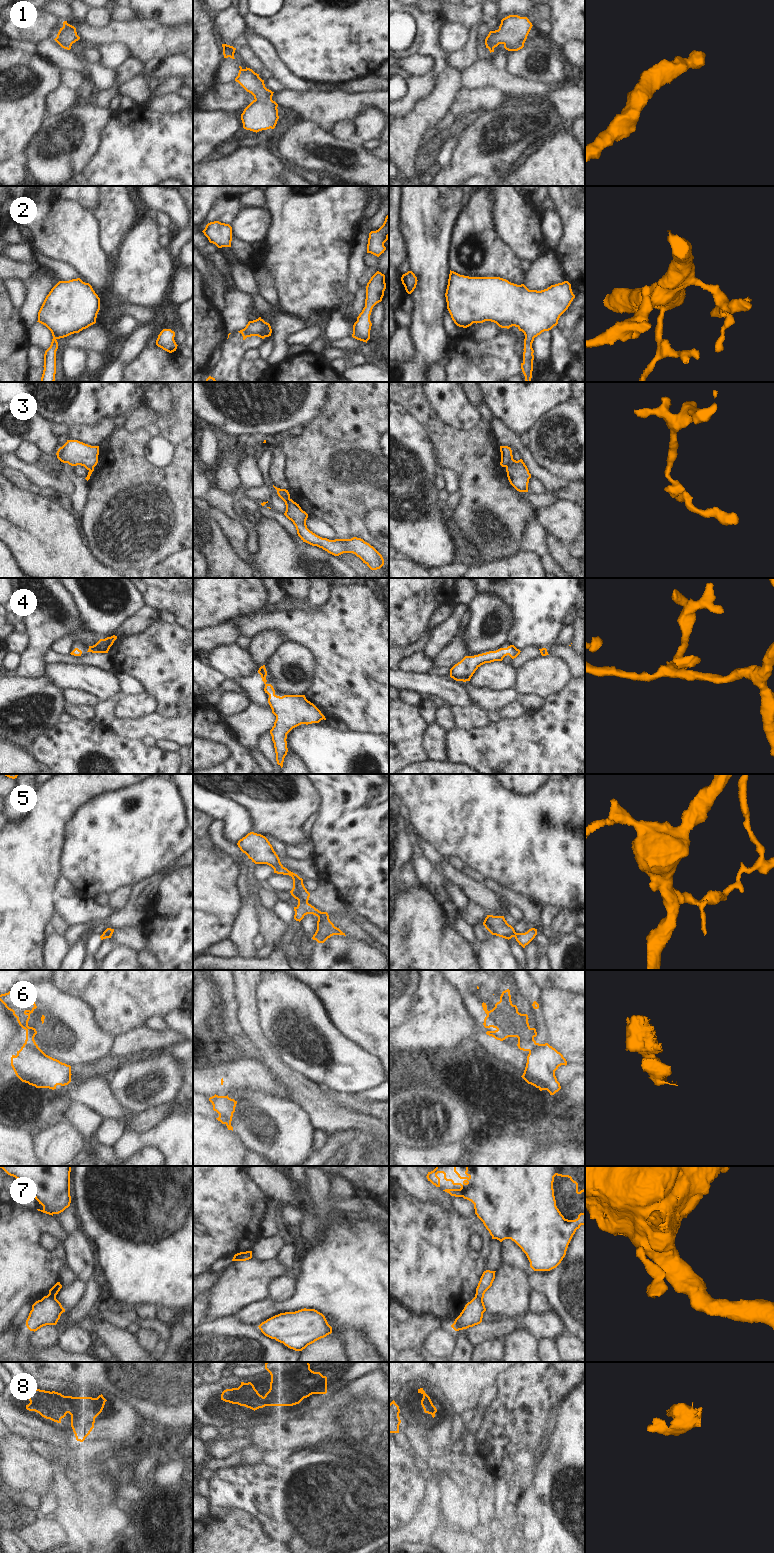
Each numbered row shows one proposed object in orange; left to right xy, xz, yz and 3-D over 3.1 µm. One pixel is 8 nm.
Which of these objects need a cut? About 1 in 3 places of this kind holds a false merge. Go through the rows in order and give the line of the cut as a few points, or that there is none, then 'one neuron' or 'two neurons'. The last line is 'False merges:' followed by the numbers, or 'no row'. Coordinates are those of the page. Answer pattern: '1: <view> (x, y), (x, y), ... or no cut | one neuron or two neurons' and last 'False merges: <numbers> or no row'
1: no cut | one neuron
2: no cut | one neuron
3: yz (512, 458), (505, 466) | two neurons
4: no cut | one neuron
5: xz (298, 899), (307, 902) | two neurons
6: xz (232, 1114), (219, 1116) | two neurons
7: xy (47, 1295), (55, 1297) | two neurons
8: xy (69, 1396), (68, 1412) | two neurons
False merges: 3, 5, 6, 7, 8

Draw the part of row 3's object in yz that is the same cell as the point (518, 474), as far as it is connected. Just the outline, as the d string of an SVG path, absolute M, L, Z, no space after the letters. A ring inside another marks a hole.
M522 459L511 460L506 466L507 477L510 484L519 492L528 492L528 483L531 474Z

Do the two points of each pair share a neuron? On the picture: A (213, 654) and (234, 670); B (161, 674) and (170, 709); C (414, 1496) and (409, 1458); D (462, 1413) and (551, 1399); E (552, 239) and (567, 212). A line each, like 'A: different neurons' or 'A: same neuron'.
A: same neuron
B: same neuron
C: same neuron
D: different neurons
E: different neurons

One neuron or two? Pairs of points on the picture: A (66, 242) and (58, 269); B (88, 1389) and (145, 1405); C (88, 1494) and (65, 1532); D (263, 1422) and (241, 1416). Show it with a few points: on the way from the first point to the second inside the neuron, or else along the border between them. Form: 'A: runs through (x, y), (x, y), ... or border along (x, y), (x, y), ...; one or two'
A: border along (38, 252), (50, 258), (67, 262), (79, 275); two
B: runs through (102, 1387), (127, 1387), (131, 1391); one
C: border along (72, 1519), (94, 1529); two
D: border along (256, 1414), (244, 1424); two

